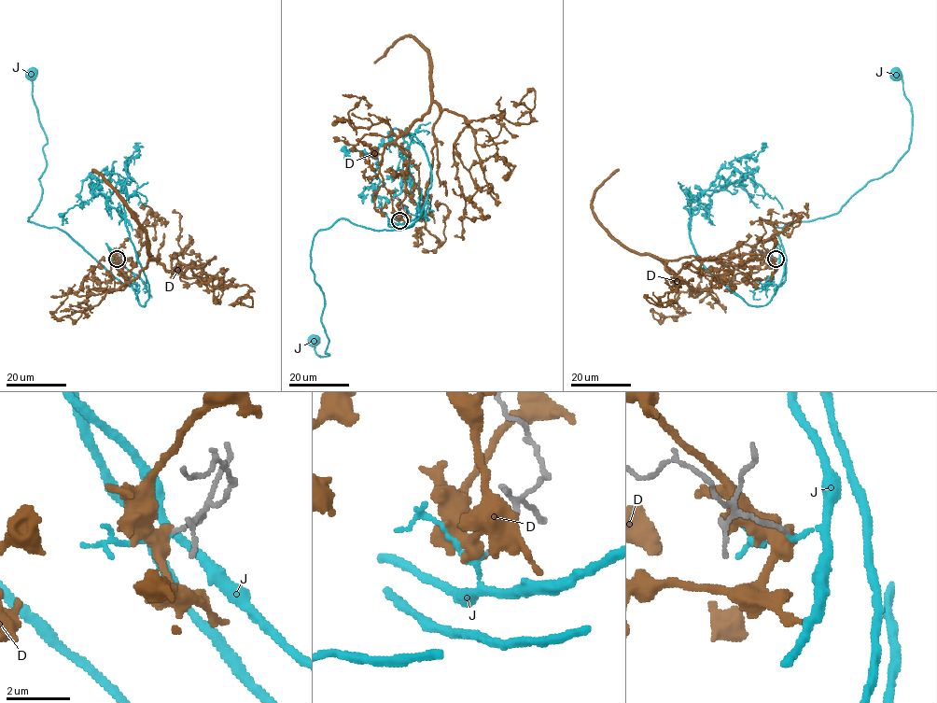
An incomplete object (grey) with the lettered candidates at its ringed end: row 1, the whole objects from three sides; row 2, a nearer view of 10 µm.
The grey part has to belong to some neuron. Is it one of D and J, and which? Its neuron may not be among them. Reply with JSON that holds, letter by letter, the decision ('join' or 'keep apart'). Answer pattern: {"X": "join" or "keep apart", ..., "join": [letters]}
{"D": "keep apart", "J": "join", "join": ["J"]}

